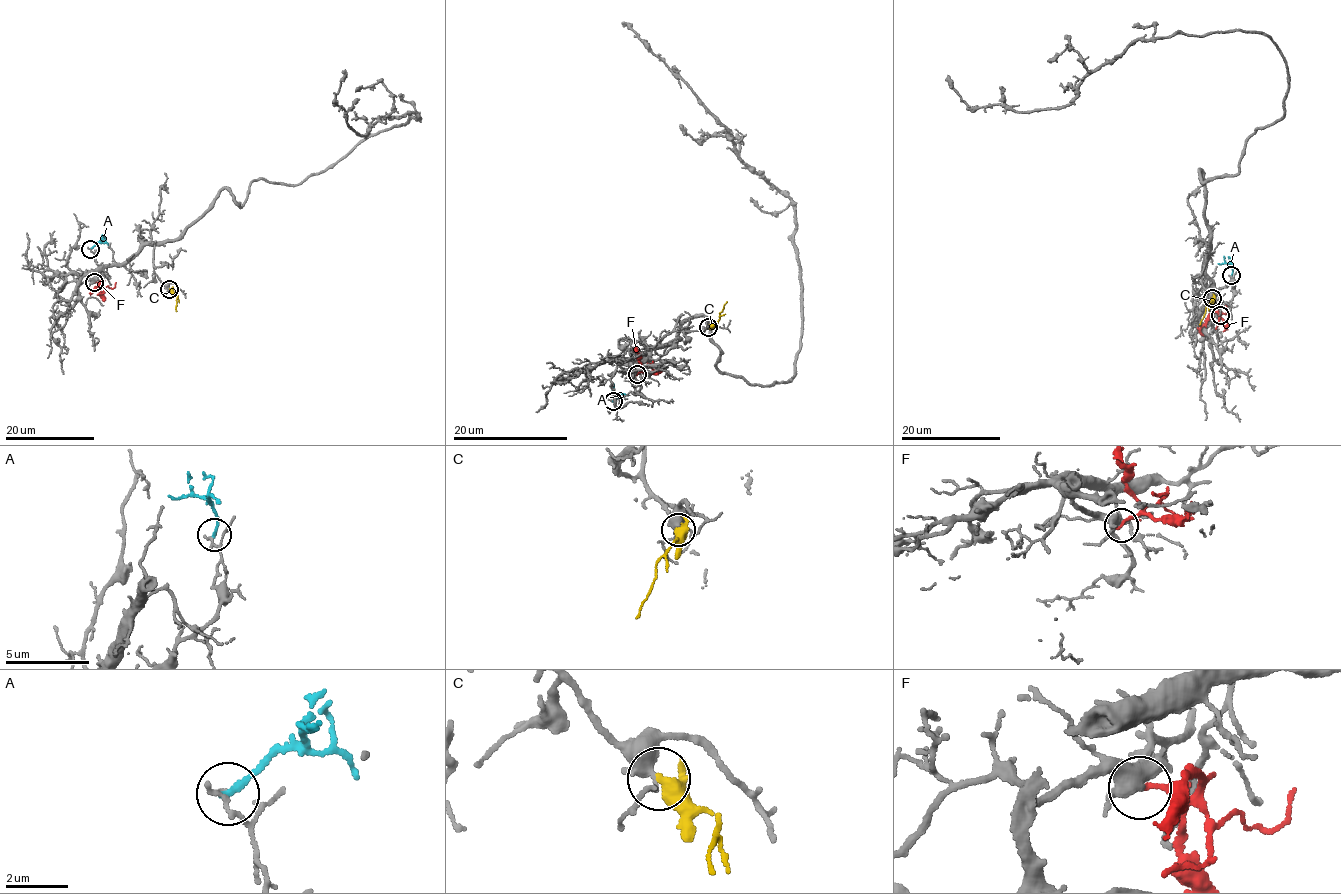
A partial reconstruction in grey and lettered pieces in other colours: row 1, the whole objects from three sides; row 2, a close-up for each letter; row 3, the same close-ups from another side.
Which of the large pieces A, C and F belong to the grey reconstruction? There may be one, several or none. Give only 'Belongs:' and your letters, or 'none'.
Belongs: none

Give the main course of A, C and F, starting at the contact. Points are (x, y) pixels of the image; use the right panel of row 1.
A: (1231, 274), (1231, 259), (1228, 256)
C: (1212, 299), (1200, 324)
F: (1220, 315), (1214, 312), (1202, 327), (1203, 336)

